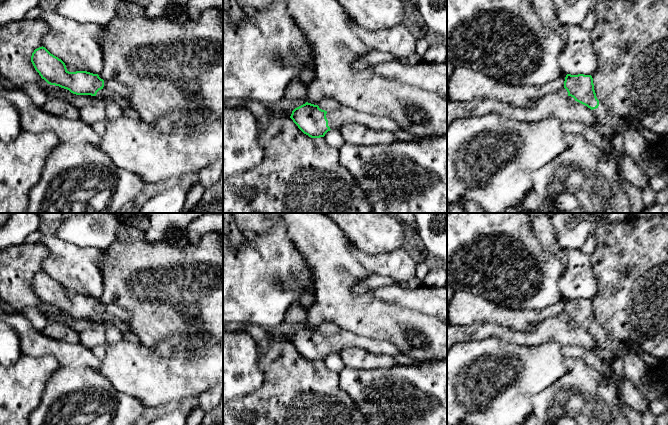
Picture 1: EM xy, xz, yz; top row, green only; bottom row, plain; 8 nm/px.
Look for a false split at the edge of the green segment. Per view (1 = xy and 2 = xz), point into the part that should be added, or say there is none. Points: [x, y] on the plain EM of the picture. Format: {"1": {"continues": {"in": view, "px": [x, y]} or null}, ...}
{"1": {"continues": {"in": "xy", "px": [114, 310]}}, "2": {"continues": {"in": "xz", "px": [337, 342]}}}

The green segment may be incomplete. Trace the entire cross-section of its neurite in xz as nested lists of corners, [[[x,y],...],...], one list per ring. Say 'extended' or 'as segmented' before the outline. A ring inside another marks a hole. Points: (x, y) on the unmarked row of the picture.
extended; [[[306,326],[295,332],[290,342],[304,358],[311,362],[324,361],[328,355],[339,354],[350,347],[361,347],[371,353],[391,357],[401,354],[398,348],[388,341],[358,336],[345,330],[327,336],[320,333],[318,329]]]

